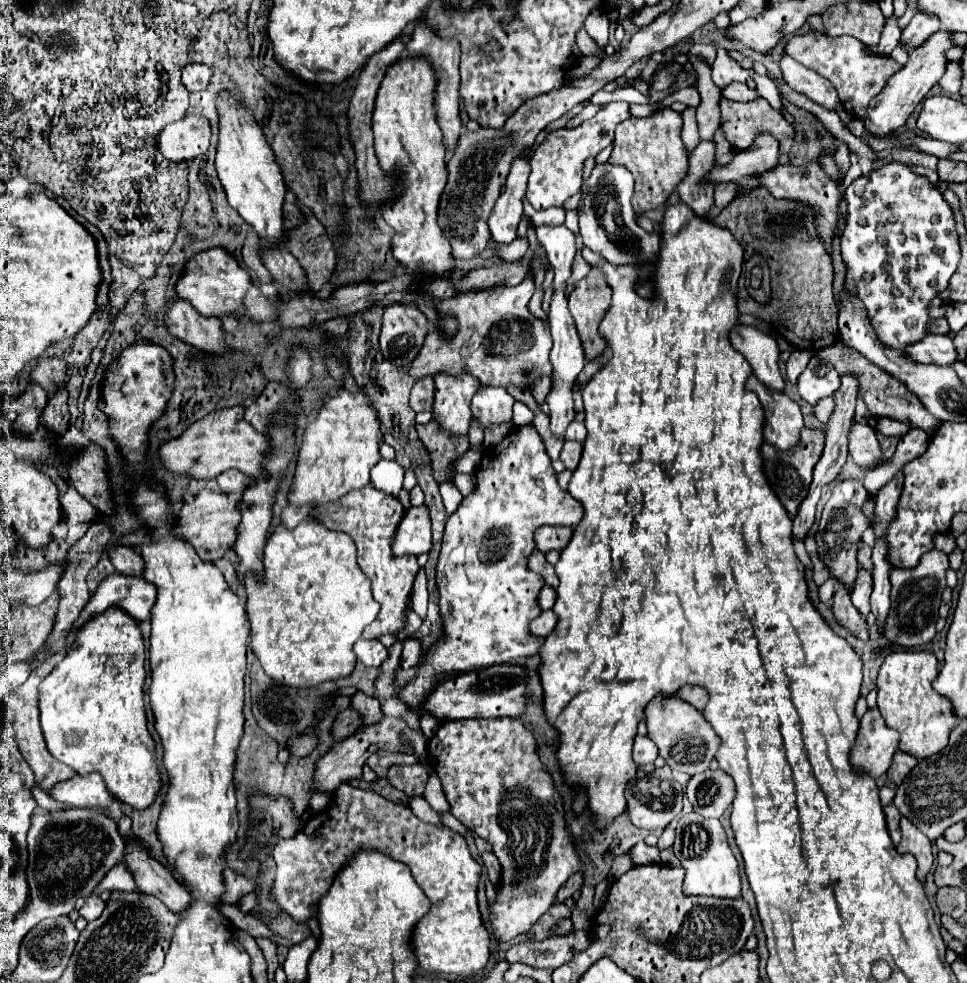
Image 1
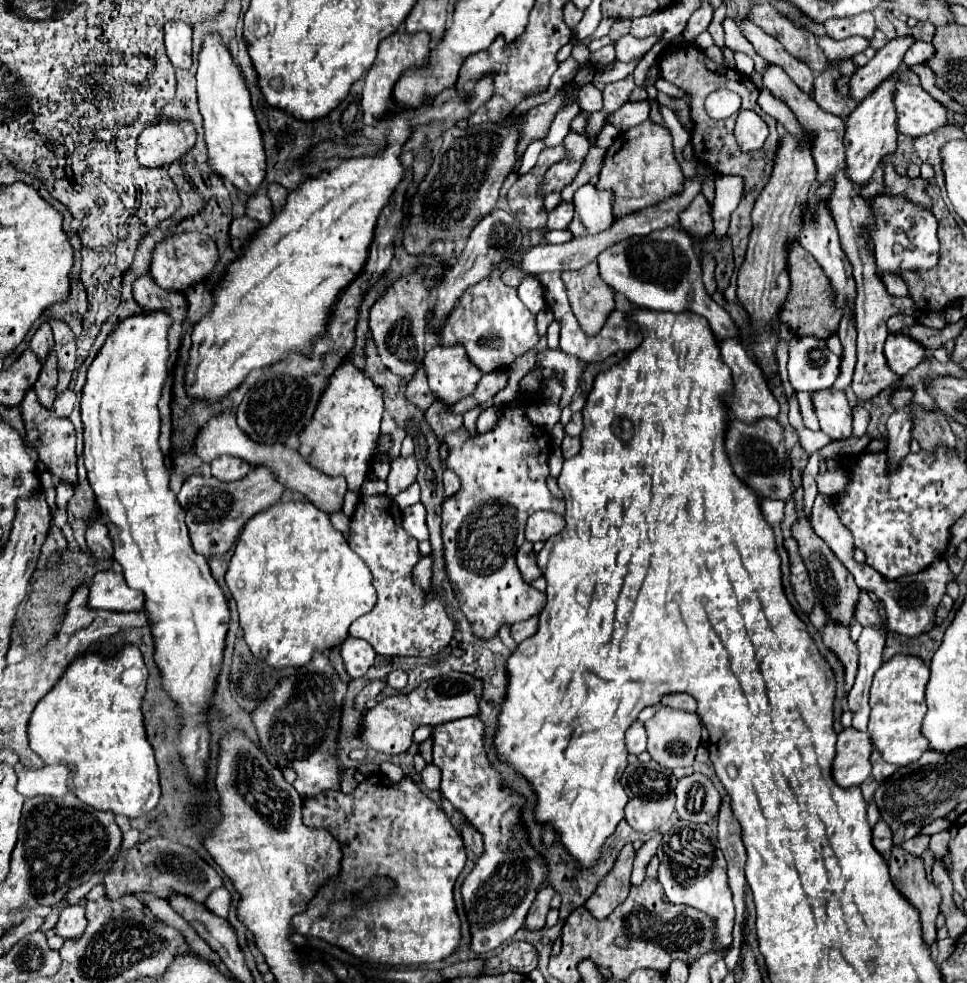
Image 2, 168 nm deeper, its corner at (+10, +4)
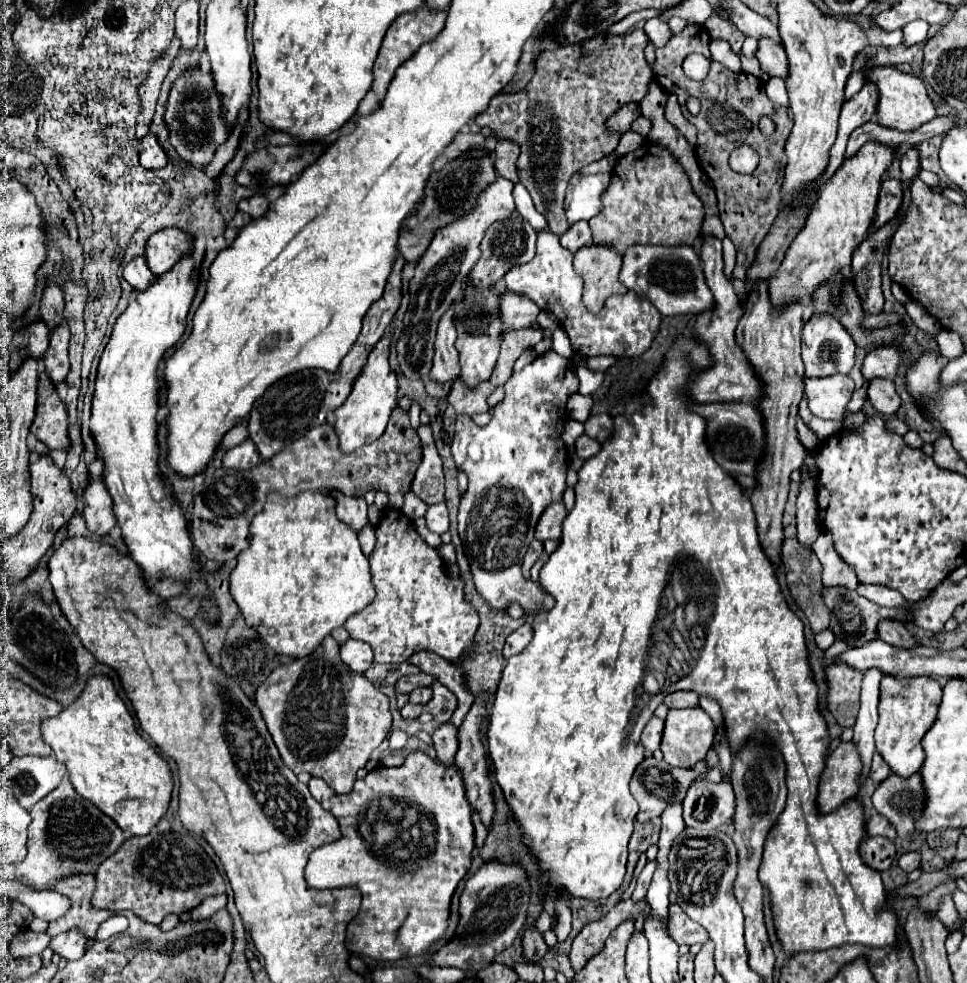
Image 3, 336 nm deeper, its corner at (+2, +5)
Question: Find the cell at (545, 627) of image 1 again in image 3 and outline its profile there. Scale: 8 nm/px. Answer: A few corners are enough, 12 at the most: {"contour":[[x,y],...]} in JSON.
{"contour":[[523,623],[507,637],[505,659],[523,651],[533,639],[533,625]]}

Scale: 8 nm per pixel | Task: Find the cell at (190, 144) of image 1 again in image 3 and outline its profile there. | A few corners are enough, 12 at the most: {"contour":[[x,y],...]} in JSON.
{"contour":[[149,133],[139,143],[139,161],[145,169],[169,163],[159,139]]}

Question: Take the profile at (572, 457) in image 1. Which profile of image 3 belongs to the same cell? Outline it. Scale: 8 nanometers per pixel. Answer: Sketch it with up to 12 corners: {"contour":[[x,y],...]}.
{"contour":[[587,437],[575,441],[575,451],[581,459],[597,455],[601,443]]}

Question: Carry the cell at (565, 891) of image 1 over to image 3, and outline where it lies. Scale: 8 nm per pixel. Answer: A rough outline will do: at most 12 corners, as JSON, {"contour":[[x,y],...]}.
{"contour":[[531,923],[523,933],[523,953],[539,961],[547,951],[543,933]]}

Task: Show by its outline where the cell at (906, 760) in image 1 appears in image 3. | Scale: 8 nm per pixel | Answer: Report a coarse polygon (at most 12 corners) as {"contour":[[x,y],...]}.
{"contour":[[879,753],[873,755],[869,777],[879,785],[891,773]]}

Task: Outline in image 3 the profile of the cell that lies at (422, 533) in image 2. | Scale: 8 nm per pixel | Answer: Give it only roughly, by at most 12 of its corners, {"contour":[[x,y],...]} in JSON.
{"contour":[[445,503],[429,505],[425,513],[427,529],[445,533],[449,517]]}

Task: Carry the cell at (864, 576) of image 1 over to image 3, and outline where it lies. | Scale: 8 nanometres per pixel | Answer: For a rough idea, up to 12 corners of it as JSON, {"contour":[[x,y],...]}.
{"contour":[[901,621],[877,623],[877,637],[895,647],[913,647],[917,641]]}

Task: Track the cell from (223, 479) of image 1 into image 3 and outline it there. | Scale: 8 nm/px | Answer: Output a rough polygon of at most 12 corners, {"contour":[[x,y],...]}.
{"contour":[[251,439],[225,451],[225,469],[253,469],[259,451]]}

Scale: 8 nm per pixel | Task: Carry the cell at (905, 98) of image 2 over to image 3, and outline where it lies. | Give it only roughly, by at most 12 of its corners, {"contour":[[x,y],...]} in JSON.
{"contour":[[893,65],[869,69],[877,121],[915,131],[935,119],[925,83]]}

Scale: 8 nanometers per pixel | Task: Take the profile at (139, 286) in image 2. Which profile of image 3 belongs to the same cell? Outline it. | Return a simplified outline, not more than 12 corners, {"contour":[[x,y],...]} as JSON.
{"contour":[[137,257],[123,269],[125,281],[137,291],[149,289],[155,275],[145,257]]}

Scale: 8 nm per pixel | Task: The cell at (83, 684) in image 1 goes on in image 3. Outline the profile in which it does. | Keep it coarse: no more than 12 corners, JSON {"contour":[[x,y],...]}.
{"contour":[[95,675],[41,737],[127,835],[169,807],[167,761]]}

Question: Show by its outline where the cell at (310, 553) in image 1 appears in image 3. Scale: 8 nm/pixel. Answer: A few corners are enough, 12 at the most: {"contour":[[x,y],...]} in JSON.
{"contour":[[325,491],[269,499],[231,571],[245,623],[311,655],[375,599]]}

